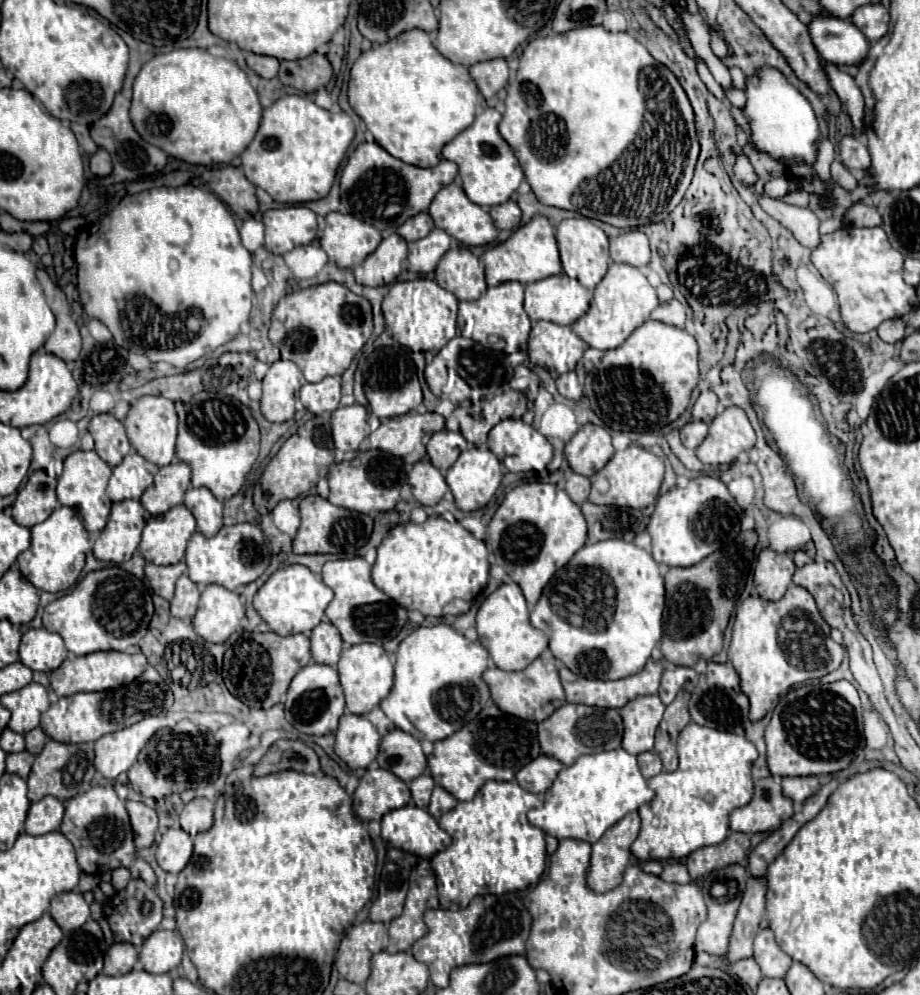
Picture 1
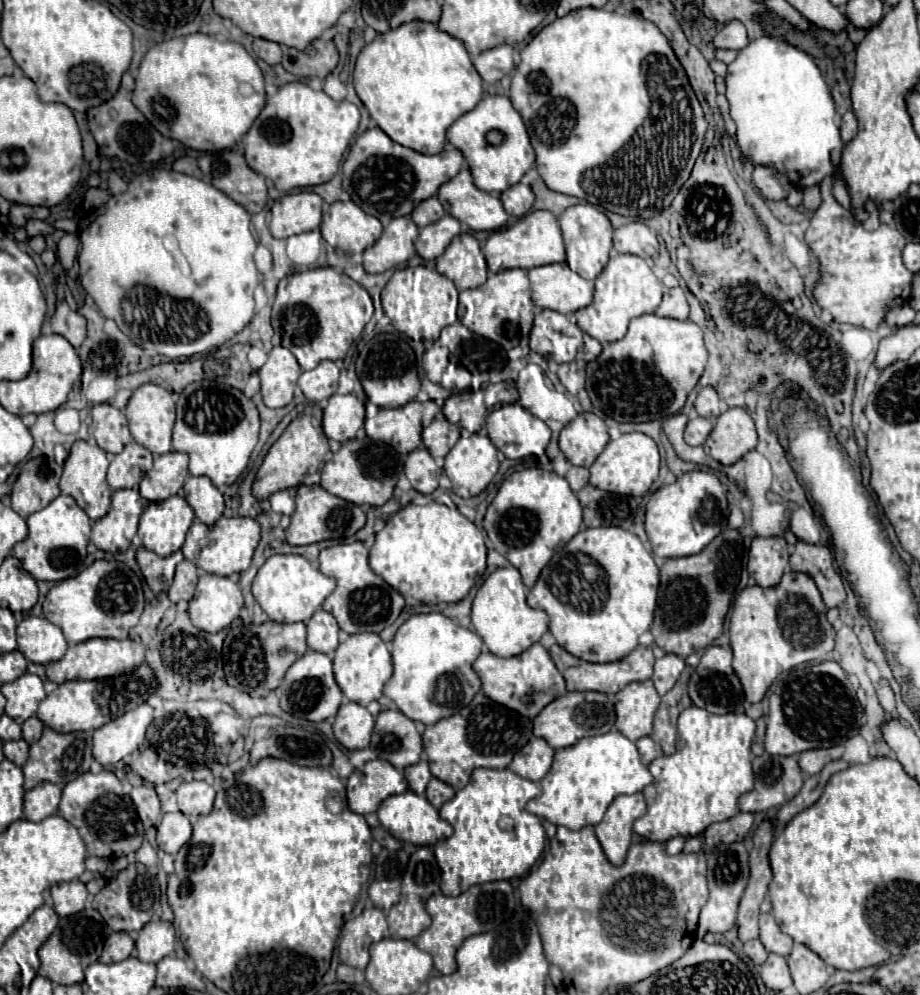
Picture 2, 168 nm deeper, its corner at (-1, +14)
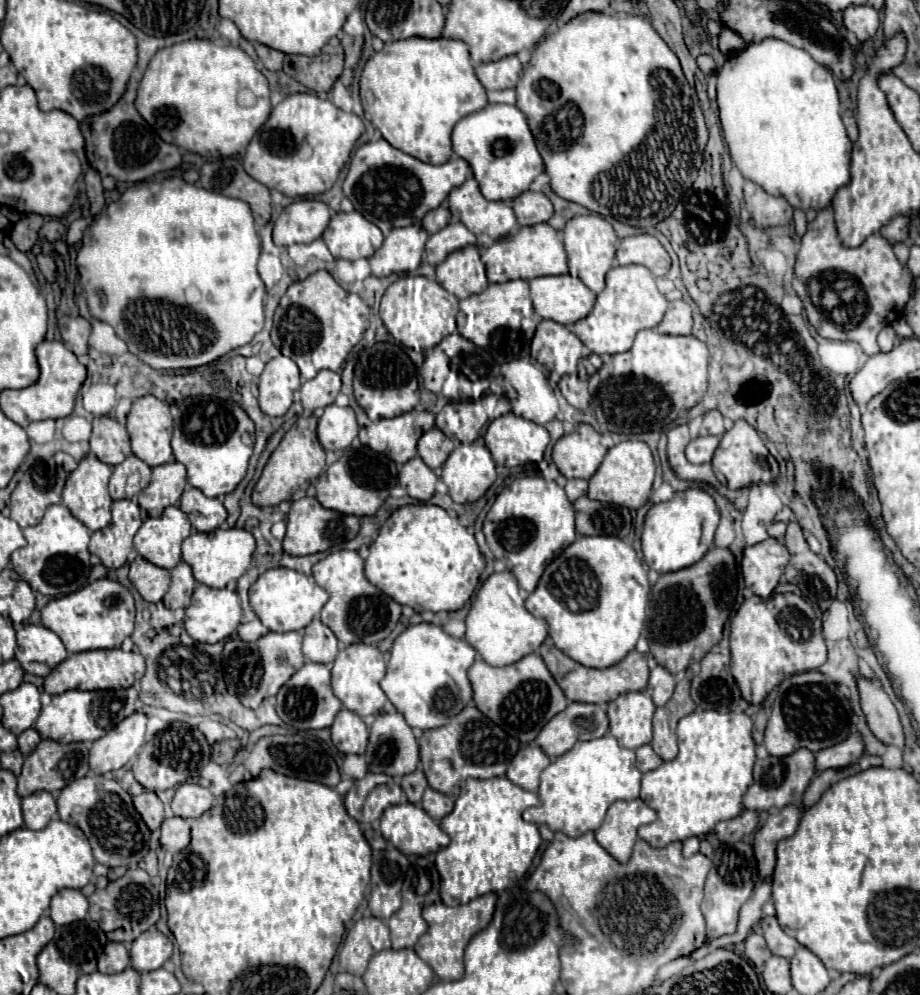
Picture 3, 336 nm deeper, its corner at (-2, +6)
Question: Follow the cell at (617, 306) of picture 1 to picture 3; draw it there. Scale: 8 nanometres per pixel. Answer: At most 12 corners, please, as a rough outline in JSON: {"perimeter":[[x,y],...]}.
{"perimeter":[[616,266],[572,324],[590,352],[618,354],[656,328],[668,300],[644,266]]}

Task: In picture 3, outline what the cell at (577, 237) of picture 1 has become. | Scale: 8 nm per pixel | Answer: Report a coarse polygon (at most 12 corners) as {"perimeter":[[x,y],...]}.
{"perimeter":[[596,214],[564,228],[572,274],[596,294],[614,266],[612,224]]}

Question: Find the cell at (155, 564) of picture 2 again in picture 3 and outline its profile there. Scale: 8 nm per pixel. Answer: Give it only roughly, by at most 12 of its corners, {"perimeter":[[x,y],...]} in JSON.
{"perimeter":[[142,556],[130,564],[128,578],[146,602],[160,602],[170,572]]}

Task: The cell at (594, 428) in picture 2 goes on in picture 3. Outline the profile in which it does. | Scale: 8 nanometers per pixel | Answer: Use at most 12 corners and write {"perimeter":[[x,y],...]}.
{"perimeter":[[580,424],[552,450],[560,474],[588,480],[602,464],[600,434]]}

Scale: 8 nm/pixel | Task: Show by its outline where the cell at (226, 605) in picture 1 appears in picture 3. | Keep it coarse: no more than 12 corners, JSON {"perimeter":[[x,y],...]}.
{"perimeter":[[198,584],[184,628],[196,642],[236,634],[236,592]]}

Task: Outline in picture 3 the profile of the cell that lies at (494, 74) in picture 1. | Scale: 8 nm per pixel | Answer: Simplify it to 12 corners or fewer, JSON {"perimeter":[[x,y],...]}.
{"perimeter":[[516,56],[480,64],[476,76],[486,90],[514,88],[522,72]]}

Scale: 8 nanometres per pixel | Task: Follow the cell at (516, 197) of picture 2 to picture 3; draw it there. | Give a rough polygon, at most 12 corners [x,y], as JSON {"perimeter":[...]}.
{"perimeter":[[522,192],[512,208],[520,226],[548,222],[552,202],[542,192]]}

